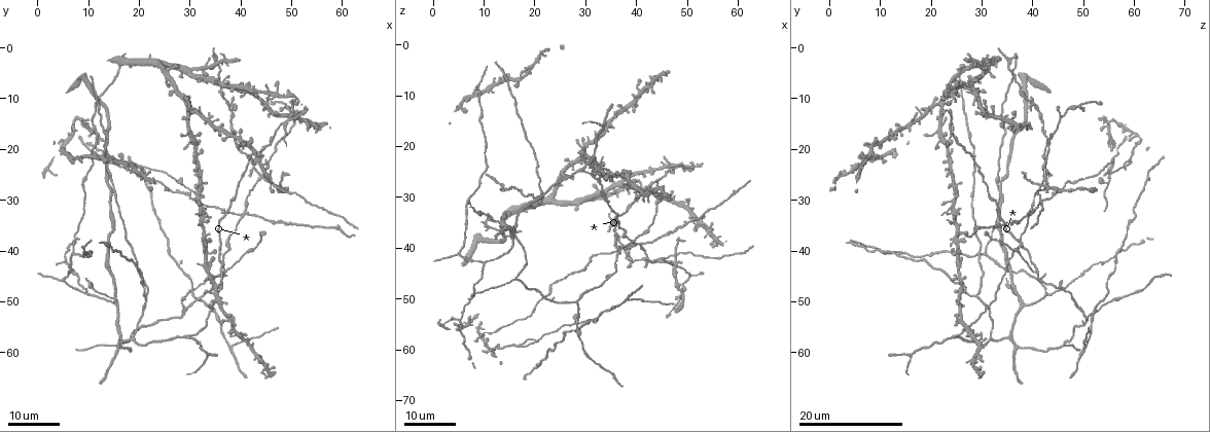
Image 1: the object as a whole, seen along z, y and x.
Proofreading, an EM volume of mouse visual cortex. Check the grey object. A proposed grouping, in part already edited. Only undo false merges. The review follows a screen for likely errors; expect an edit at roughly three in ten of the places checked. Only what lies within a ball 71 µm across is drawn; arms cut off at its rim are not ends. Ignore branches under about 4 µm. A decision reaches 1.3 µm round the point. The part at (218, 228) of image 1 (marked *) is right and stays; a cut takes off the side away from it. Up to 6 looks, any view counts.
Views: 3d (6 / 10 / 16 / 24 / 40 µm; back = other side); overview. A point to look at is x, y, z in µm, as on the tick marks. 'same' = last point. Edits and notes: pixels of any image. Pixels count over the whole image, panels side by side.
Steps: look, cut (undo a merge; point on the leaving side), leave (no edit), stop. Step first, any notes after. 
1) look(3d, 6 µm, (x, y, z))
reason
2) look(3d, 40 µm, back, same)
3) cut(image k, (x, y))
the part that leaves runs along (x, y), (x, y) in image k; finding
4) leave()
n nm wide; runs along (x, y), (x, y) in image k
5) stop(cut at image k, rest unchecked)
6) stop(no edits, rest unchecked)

look(3d, 24 µm, (21.0, 49.0, 28.5))
a fork

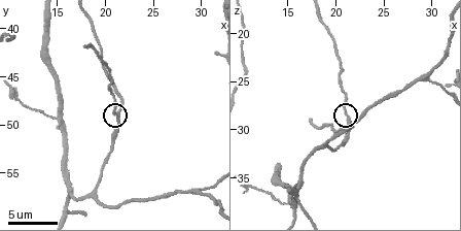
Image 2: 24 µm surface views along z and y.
look(3d, 6 µm, (21.0, 48.8, 28.6))

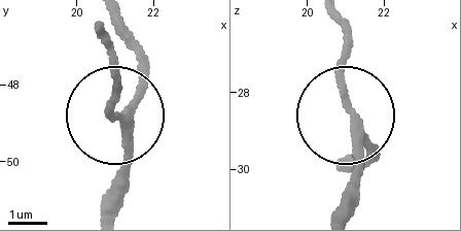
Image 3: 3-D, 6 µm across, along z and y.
leave()
side arm 55 µm; runs along (339, 211), (355, 162), (352, 120), (375, 159) in image 3; continuous, no second neuron

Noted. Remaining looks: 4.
look(3d, 24 µm, (16.0, 58.5, 46.0))
thin arm on a thick one

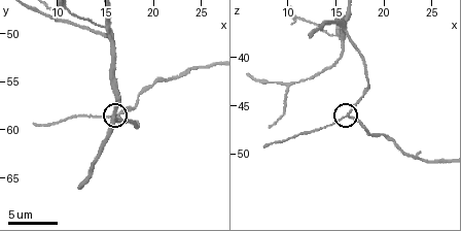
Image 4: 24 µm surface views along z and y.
look(3d, 6 µm, (16.2, 58.4, 45.8))

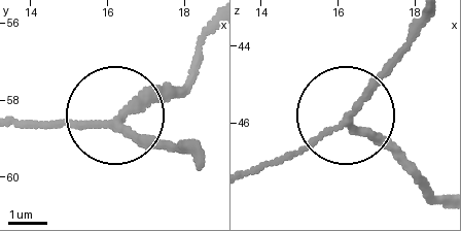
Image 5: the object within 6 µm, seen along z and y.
leave()
3 arms; runs along (210, 30), (190, 79), (115, 119), (16, 119) in image 5; all the same neuron

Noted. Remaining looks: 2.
look(3d, 16 µm, (16.0, 57.5, 35.0))
three-way junction

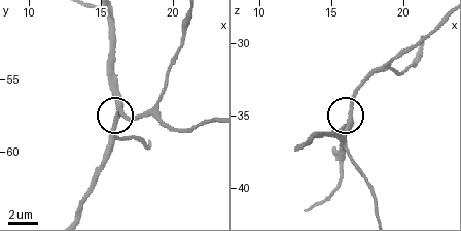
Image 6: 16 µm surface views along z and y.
look(3d, 6 µm, same)

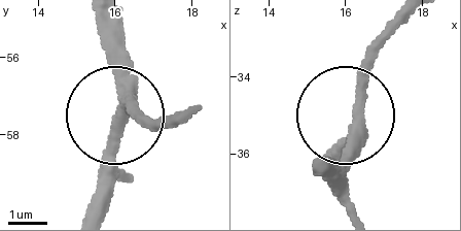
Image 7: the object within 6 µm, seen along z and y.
leave()
320 nm wide; runs along (122, 176), (119, 19) in image 7; all the same neuron

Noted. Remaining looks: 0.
stop(no edits, rest unchecked)

